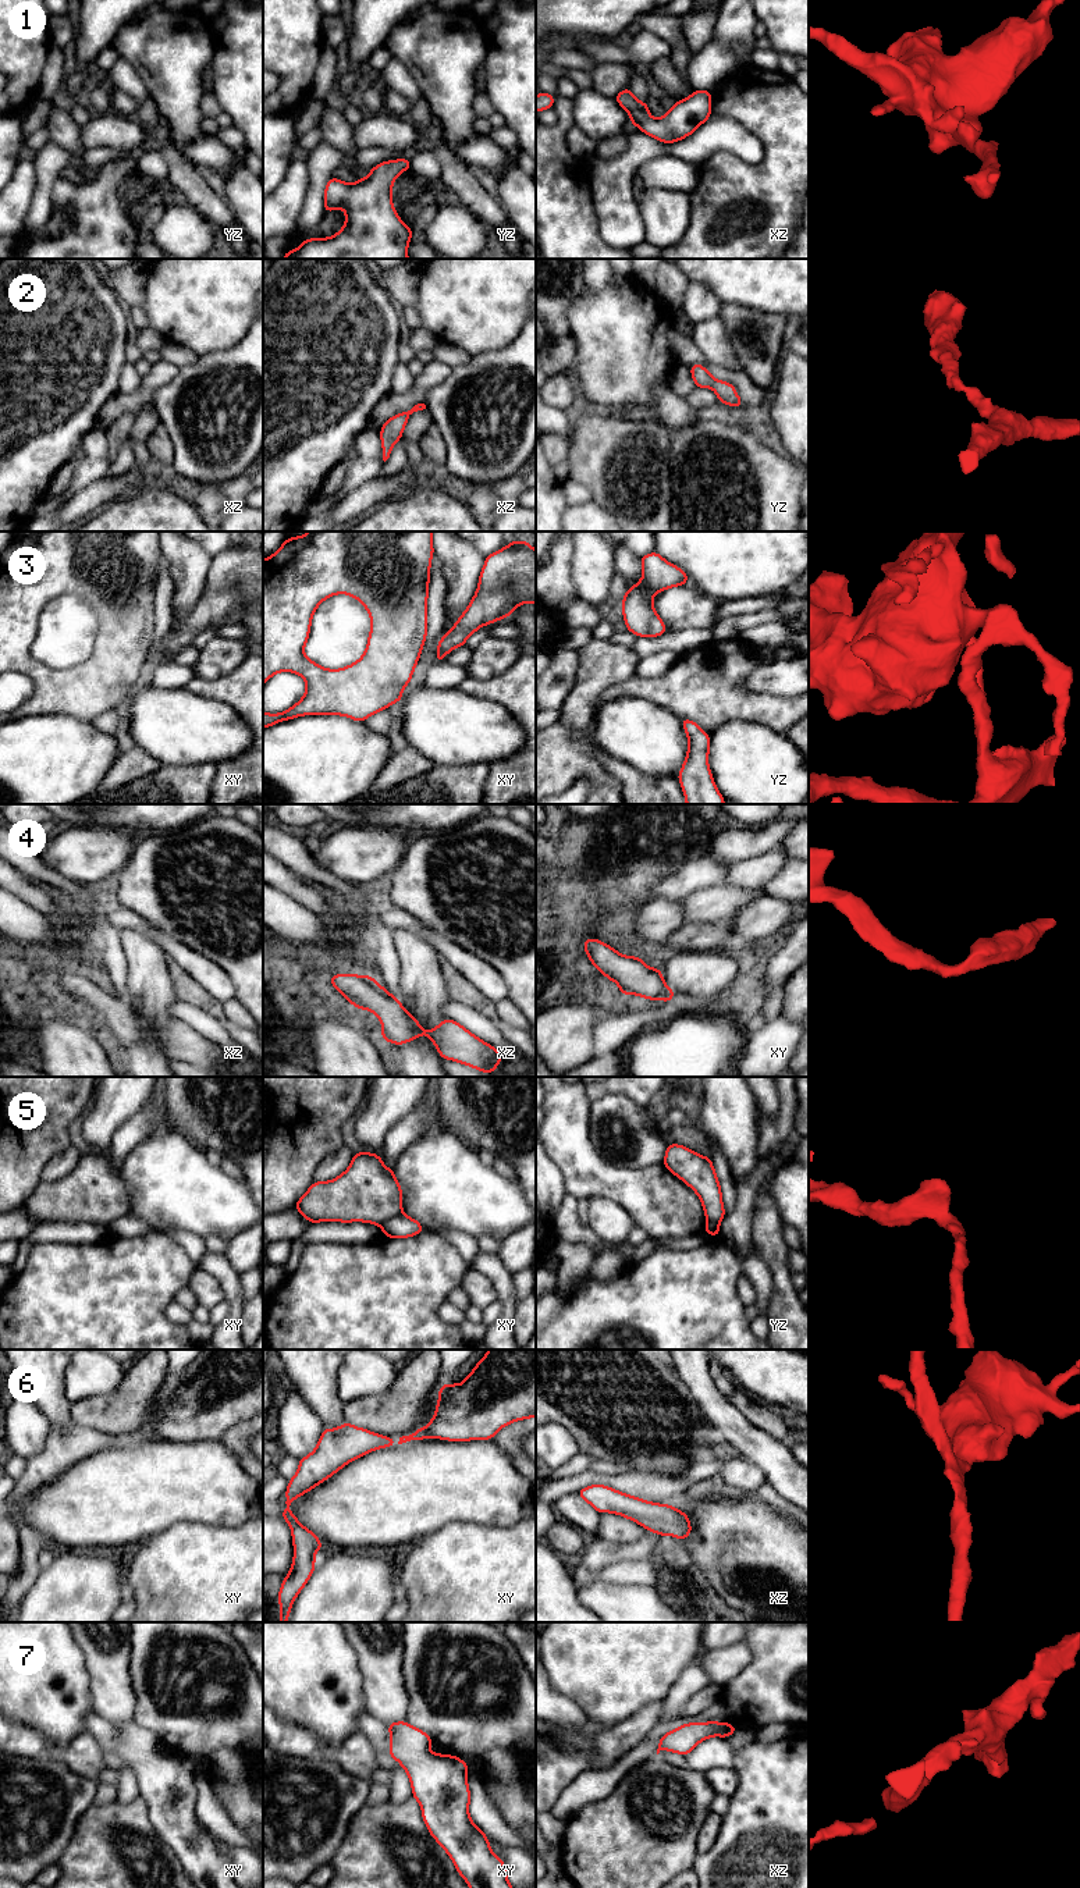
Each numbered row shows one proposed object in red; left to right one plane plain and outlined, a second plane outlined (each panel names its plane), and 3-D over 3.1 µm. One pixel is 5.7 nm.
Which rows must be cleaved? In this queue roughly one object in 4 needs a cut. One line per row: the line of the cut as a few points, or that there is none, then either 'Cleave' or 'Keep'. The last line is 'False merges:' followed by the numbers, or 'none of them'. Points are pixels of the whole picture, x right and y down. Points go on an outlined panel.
1: No split. Keep
2: No split. Keep
3: No split. Keep
4: No split. Keep
5: Split along xy (401, 1212), (380, 1225). Cleave
6: No split. Keep
7: No split. Keep
False merges: 5

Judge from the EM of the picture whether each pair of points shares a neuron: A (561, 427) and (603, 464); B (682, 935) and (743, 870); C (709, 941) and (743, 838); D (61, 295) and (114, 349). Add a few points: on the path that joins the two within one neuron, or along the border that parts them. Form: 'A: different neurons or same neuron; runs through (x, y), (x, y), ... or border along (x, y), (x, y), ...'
A: different neurons; border along (575, 413), (571, 436)
B: same neuron; runs through (697, 918), (729, 886)
C: same neuron; runs through (716, 916), (743, 882), (743, 863)
D: same neuron; runs through (74, 309), (100, 336)

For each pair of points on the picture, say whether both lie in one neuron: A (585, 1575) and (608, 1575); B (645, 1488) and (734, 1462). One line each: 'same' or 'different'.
A: same
B: different

